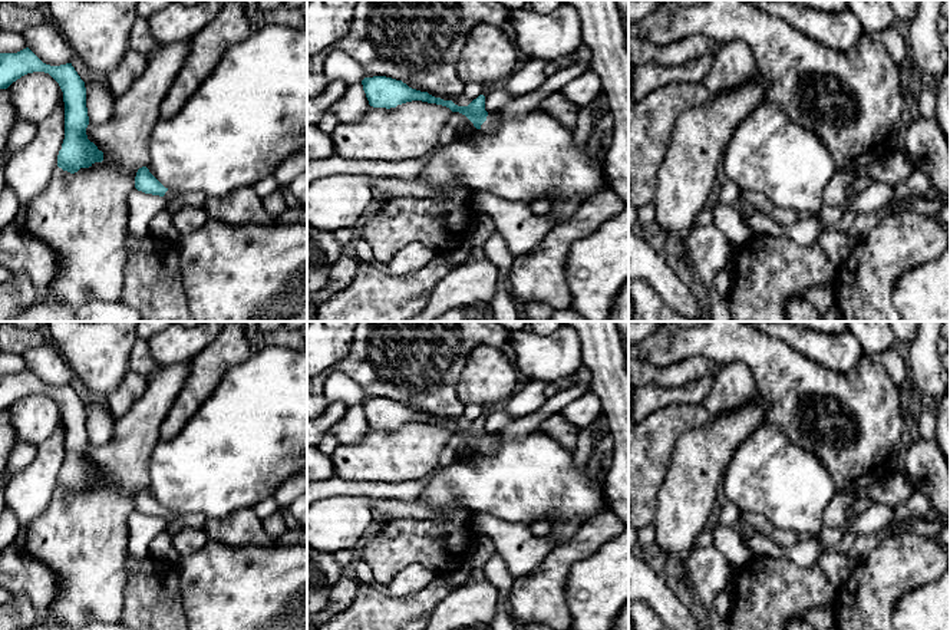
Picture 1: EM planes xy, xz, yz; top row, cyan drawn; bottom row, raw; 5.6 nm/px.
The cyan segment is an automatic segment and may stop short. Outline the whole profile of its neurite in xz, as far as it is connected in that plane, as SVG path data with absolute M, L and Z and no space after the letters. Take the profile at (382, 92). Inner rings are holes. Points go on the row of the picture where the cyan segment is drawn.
M386 76L365 77L362 80L363 90L373 108L396 108L398 105L422 100L428 103L436 103L449 108L452 112L465 115L476 129L485 132L494 132L498 128L497 113L488 113L485 111L485 96L479 95L468 106L458 106L452 100L443 100L435 98L428 92L420 92L409 88L402 80L396 80Z

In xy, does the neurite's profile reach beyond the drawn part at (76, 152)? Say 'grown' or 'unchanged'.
unchanged

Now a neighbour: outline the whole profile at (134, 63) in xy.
M128 50L121 63L108 73L106 79L112 89L113 98L126 93L138 77L145 72L149 56Z

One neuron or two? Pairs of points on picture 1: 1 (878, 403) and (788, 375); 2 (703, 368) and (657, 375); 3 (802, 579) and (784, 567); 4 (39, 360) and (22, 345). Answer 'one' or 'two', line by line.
1: one
2: one
3: one
4: two

